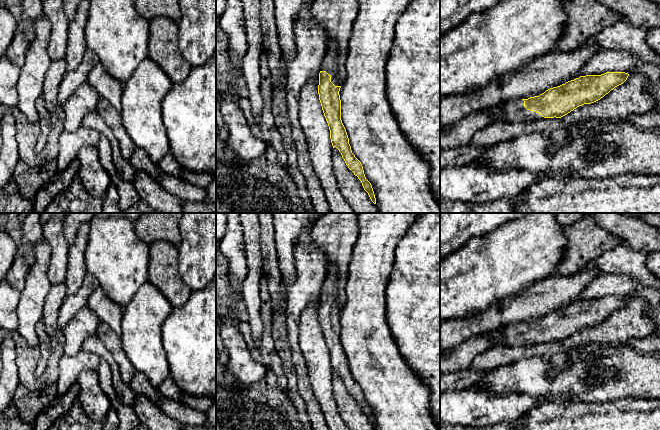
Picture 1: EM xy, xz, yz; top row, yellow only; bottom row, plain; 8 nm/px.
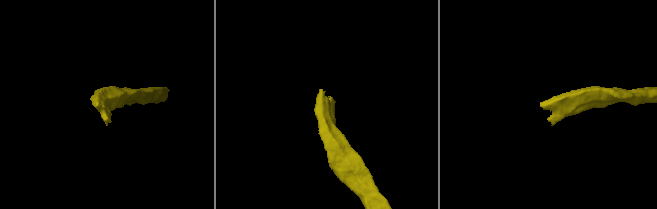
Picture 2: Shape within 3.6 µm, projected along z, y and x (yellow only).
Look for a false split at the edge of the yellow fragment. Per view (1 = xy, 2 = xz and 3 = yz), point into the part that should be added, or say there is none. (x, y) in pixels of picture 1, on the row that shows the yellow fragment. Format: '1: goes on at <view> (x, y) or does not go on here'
1: does not go on here
2: goes on at xz (330, 63)
3: goes on at yz (513, 111)

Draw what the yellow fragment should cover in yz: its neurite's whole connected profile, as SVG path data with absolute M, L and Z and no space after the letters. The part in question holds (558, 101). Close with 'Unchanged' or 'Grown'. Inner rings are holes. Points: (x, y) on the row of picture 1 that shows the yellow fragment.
M625 72L580 76L550 88L539 96L517 99L492 107L493 123L561 118L579 106L600 100L615 87L623 84L628 76Z. Grown

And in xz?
M328 41L327 54L319 73L318 94L329 126L331 143L333 148L336 147L339 150L348 168L358 177L371 201L376 204L372 185L365 177L361 162L352 153L347 132L341 120L339 91L342 83L338 76L337 44L334 41Z. Grown

